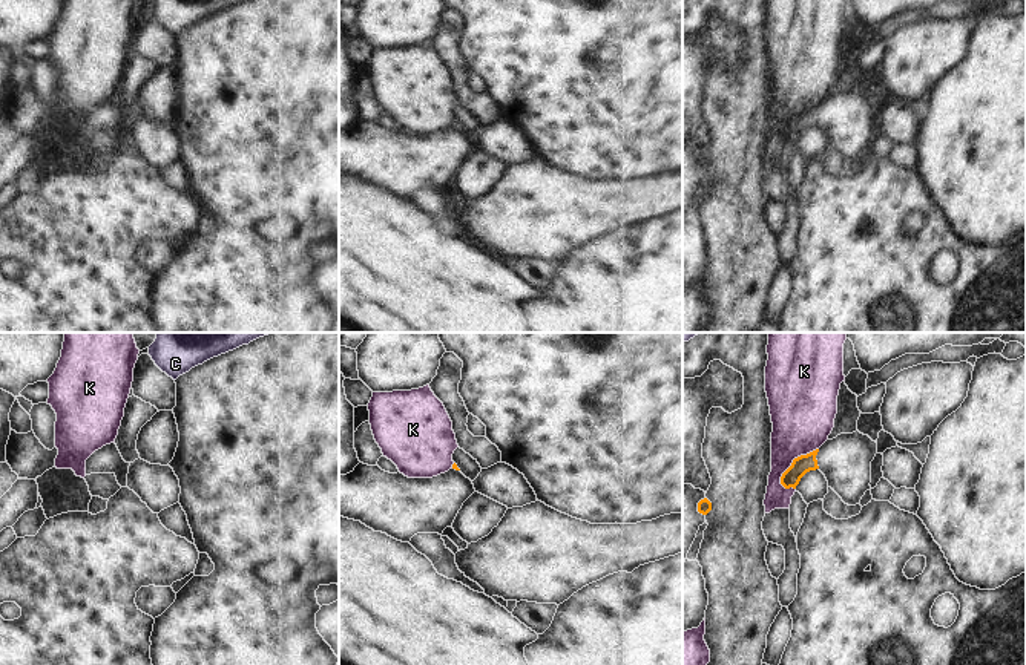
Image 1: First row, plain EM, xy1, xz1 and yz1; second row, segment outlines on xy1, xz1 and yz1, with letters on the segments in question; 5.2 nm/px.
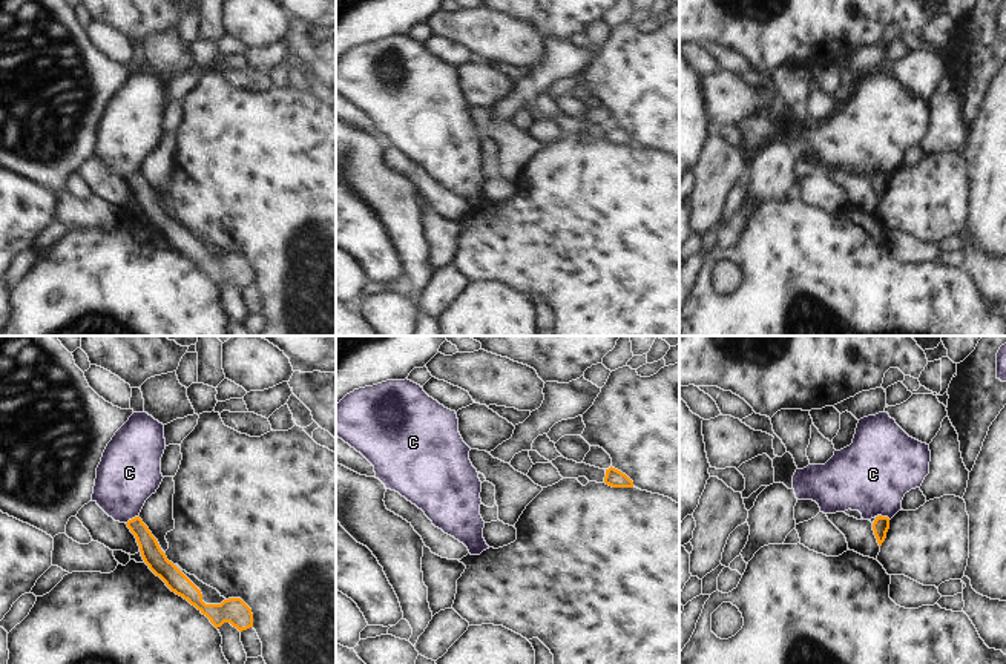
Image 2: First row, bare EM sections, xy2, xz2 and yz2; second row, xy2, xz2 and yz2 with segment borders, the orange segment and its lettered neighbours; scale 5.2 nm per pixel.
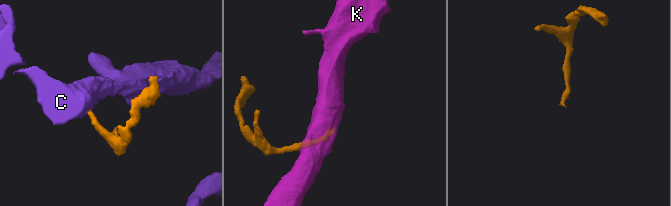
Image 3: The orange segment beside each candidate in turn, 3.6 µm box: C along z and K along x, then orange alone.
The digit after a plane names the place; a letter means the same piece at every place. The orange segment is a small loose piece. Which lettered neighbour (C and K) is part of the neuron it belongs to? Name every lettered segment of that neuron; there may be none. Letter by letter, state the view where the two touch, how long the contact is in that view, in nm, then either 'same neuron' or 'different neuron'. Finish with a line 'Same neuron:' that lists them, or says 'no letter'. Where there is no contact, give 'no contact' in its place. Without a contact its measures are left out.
C: xy2 | 90 nm | different neuron
K: yz1 | 280 nm | different neuron
Same neuron: no letter

